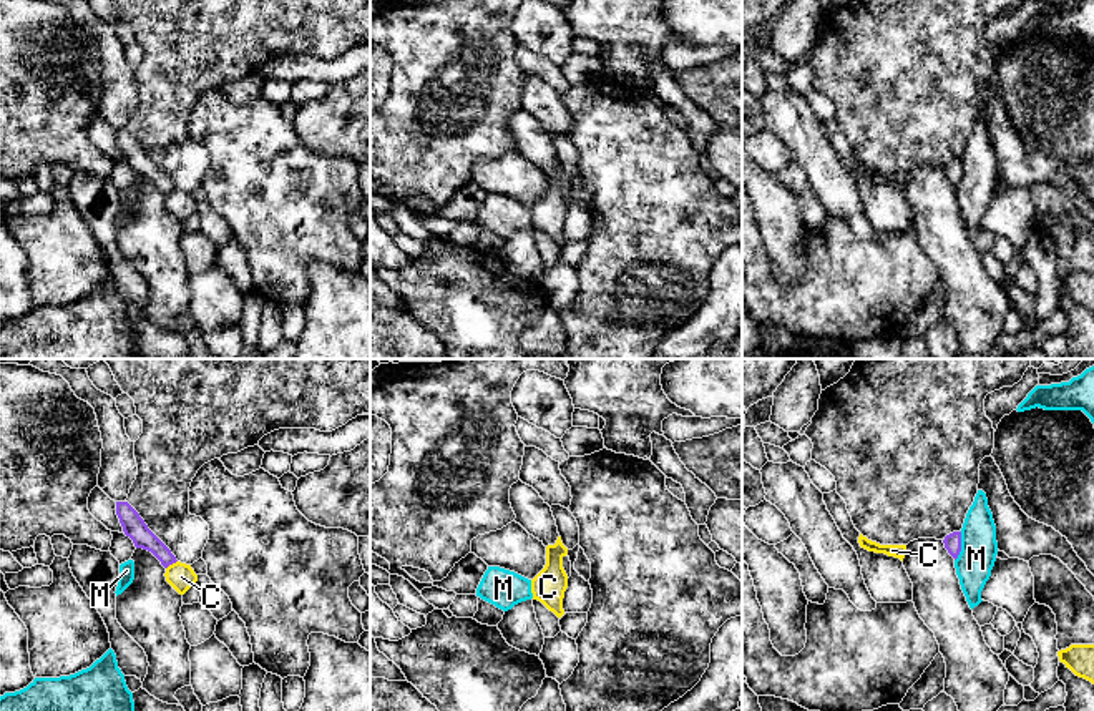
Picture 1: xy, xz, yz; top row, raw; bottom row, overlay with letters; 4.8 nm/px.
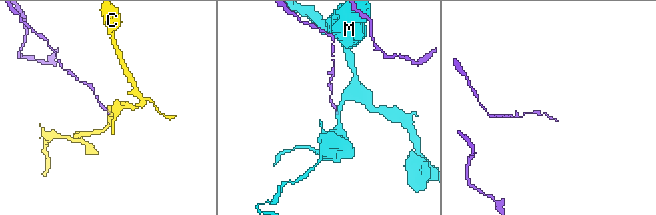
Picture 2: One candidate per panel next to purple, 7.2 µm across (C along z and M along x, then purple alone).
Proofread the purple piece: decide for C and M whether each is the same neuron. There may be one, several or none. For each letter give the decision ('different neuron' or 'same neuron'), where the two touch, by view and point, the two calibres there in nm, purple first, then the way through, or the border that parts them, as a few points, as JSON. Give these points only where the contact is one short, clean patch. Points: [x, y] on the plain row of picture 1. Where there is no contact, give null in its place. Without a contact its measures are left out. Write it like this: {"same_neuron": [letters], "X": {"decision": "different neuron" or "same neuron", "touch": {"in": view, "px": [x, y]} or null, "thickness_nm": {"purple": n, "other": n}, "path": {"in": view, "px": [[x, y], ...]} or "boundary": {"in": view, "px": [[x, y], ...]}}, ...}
{"same_neuron": [], "C": {"decision": "different neuron", "touch": {"in": "xy", "px": [171, 191]}, "thickness_nm": {"purple": 110, "other": 140}, "boundary": {"in": "xy", "px": [[176, 188], [166, 196]]}}, "M": {"decision": "different neuron", "touch": {"in": "yz", "px": [960, 175]}, "thickness_nm": {"purple": 80, "other": 180}, "boundary": {"in": "yz", "px": [[962, 160], [962, 178], [955, 188]]}}}

